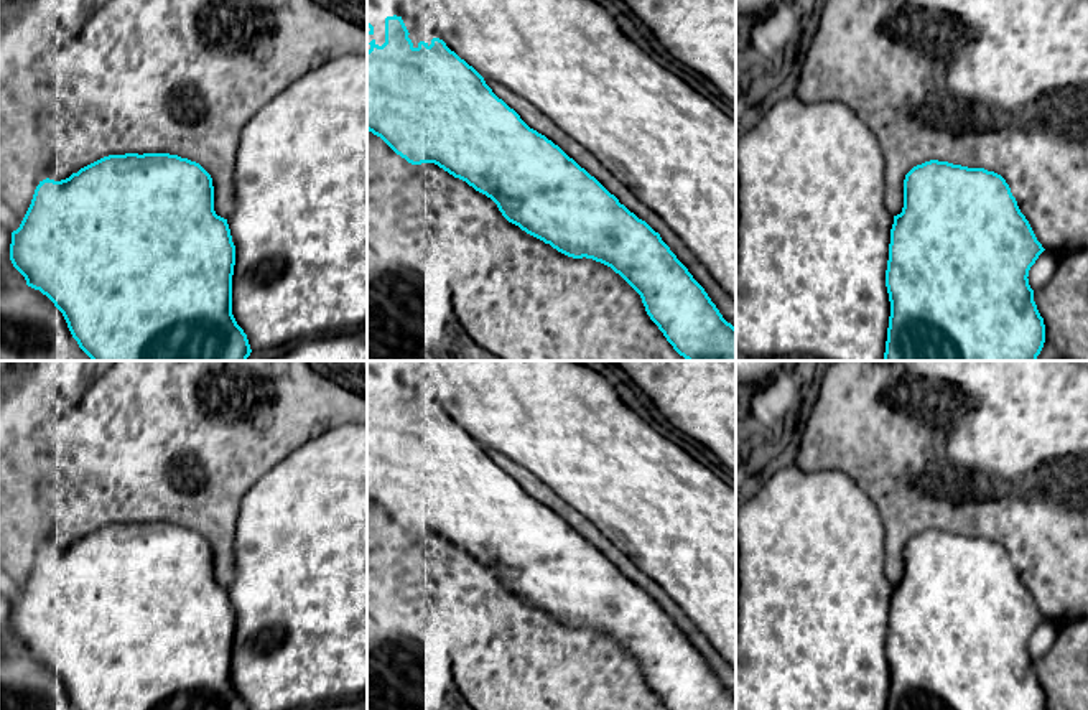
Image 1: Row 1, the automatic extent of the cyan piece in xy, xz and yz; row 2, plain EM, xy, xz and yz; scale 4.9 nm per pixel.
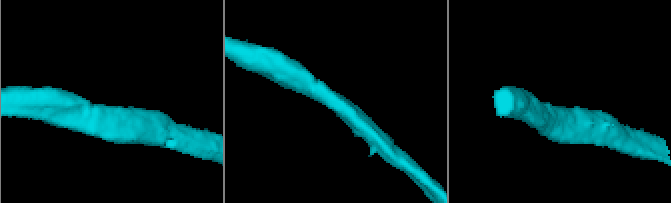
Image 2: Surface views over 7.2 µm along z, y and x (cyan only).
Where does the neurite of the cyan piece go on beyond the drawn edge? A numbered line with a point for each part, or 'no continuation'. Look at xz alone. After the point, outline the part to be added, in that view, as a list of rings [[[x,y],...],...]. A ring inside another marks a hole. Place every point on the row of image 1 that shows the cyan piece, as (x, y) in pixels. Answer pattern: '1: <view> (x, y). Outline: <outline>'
no continuation

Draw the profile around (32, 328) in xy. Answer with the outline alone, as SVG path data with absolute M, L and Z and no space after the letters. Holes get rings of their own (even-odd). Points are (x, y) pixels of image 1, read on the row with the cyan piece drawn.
M28 285L0 288L0 361L92 361L54 303Z

